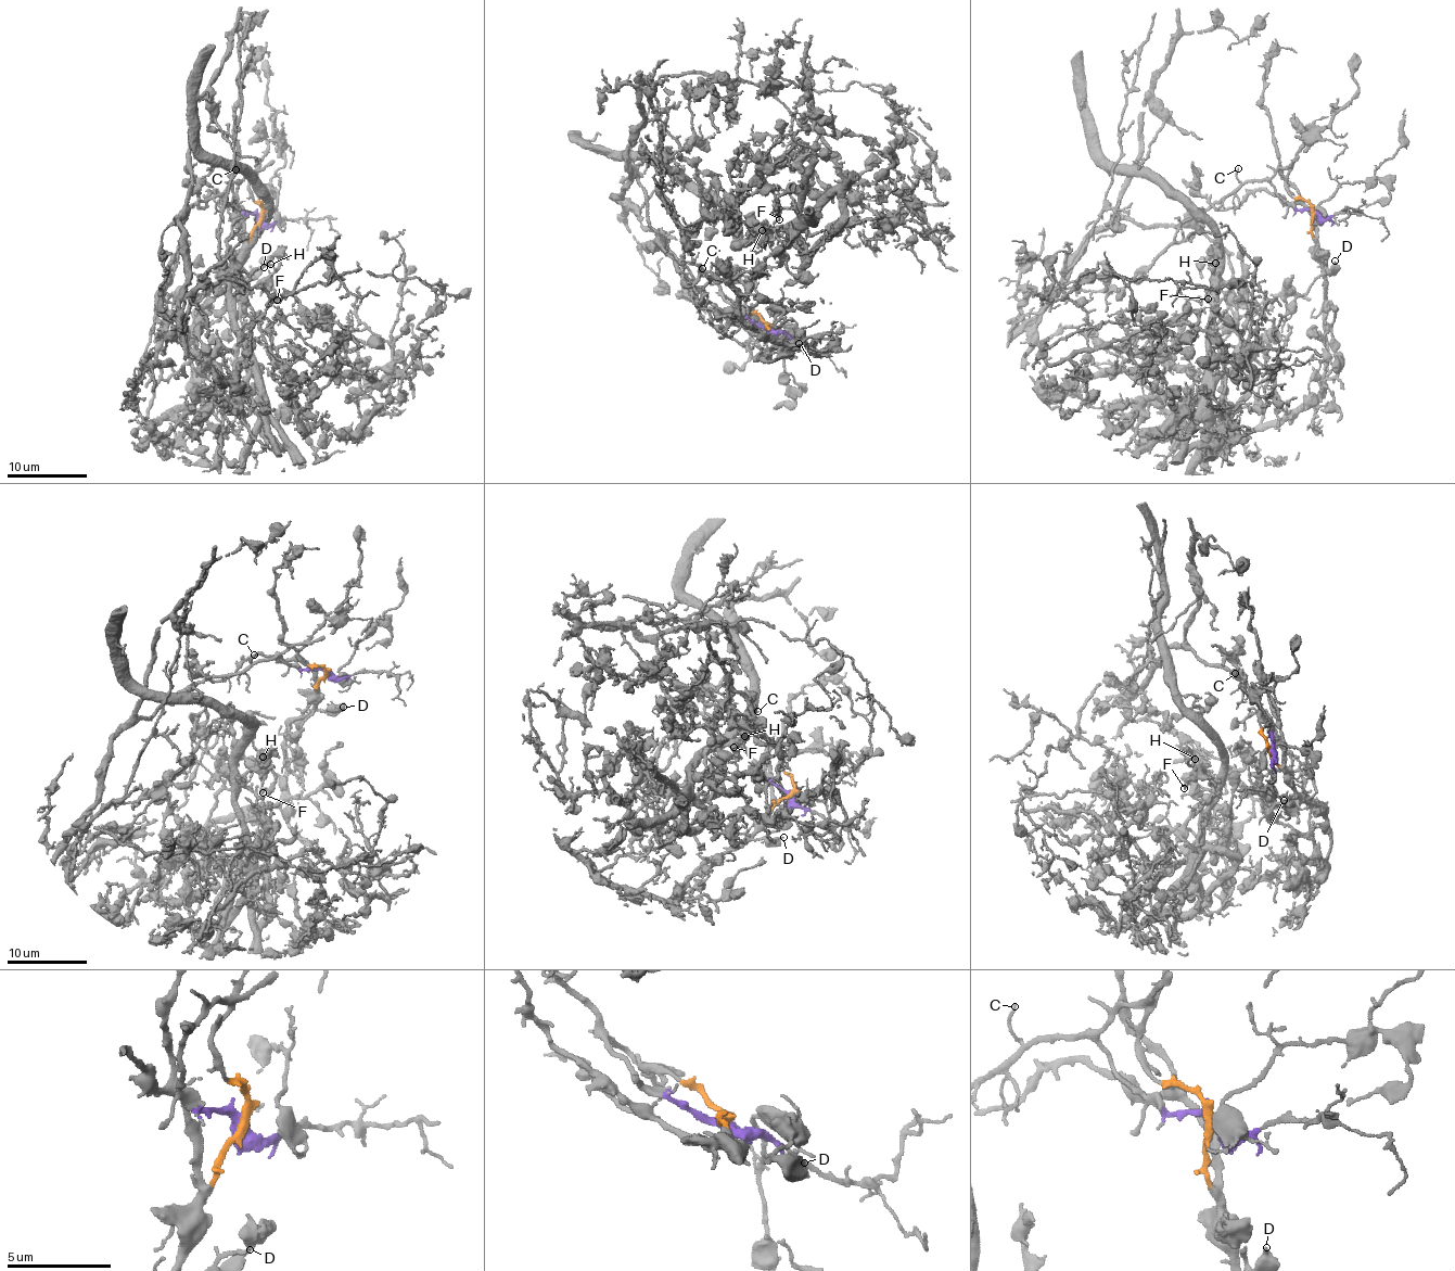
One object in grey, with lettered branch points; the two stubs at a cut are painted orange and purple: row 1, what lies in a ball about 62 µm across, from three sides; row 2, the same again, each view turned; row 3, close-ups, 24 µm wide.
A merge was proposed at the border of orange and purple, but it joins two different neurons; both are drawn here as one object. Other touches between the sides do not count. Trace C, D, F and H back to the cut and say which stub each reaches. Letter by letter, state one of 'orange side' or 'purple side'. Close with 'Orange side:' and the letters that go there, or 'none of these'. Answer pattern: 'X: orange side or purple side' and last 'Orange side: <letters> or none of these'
C: purple side
D: orange side
F: orange side
H: orange side
Orange side: D, F, H

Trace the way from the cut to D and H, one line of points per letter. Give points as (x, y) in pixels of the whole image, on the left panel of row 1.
D: (259, 218), (237, 275), (257, 276), (264, 267)
H: (259, 218), (174, 410), (217, 388), (250, 452), (286, 443), (235, 333), (269, 265)

